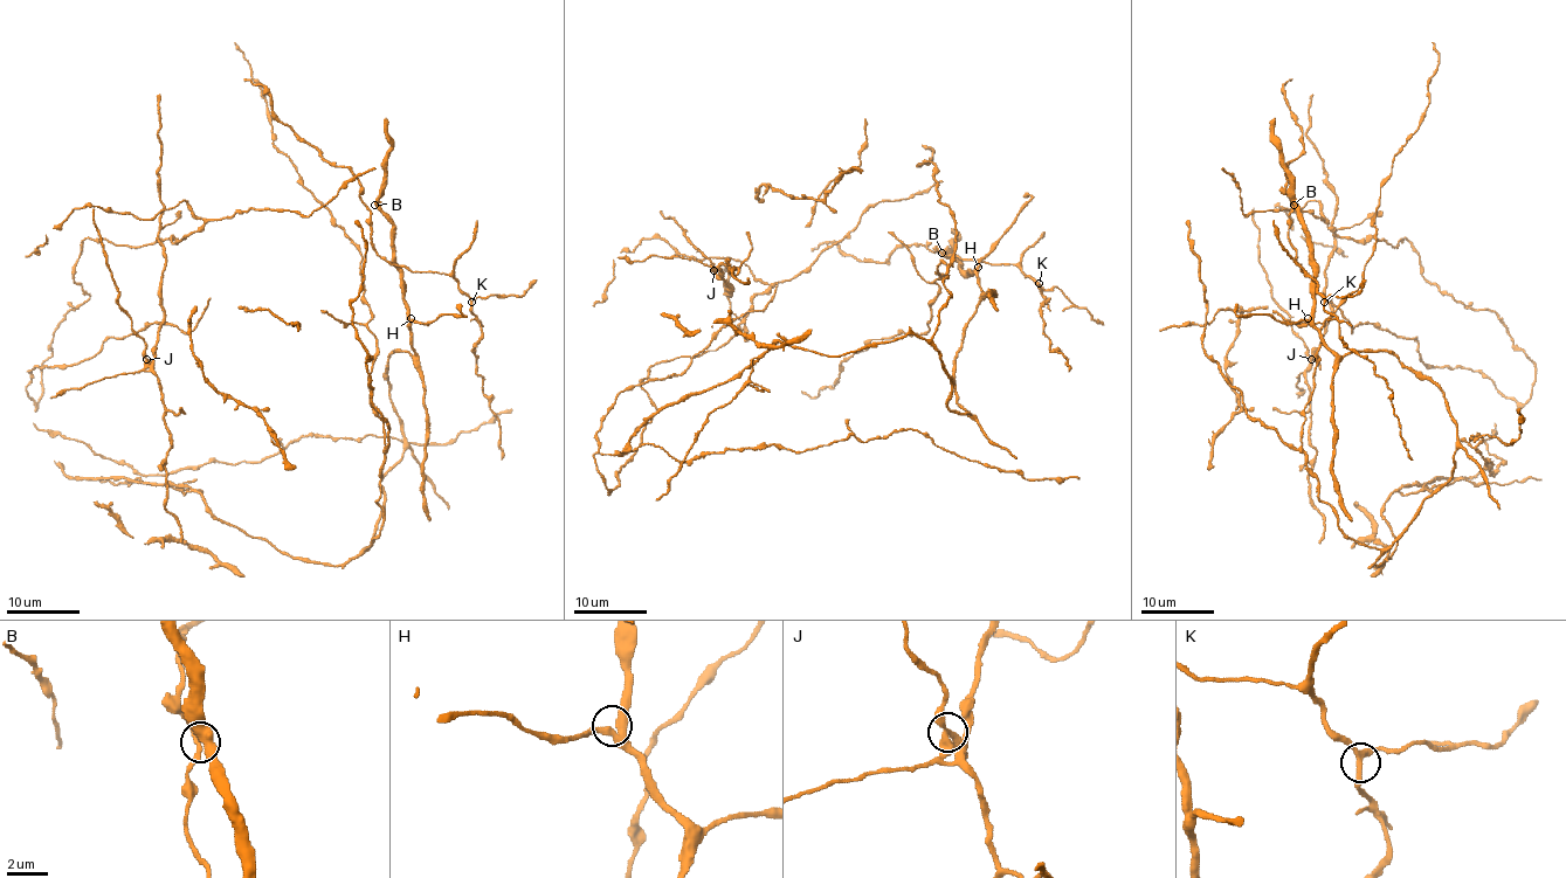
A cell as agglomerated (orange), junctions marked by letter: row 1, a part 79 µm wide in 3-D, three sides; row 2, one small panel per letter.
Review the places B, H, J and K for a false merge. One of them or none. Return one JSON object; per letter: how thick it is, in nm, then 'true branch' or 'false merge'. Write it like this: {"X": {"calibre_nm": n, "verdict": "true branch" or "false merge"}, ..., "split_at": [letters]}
{"B": {"calibre_nm": 400, "verdict": "true branch"}, "H": {"calibre_nm": 280, "verdict": "true branch"}, "J": {"calibre_nm": 320, "verdict": "false merge"}, "K": {"calibre_nm": 280, "verdict": "true branch"}, "split_at": ["J"]}

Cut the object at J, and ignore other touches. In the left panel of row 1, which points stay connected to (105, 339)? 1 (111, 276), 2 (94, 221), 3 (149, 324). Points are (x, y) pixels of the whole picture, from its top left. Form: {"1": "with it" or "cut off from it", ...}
{"1": "cut off from it", "2": "cut off from it", "3": "with it"}

